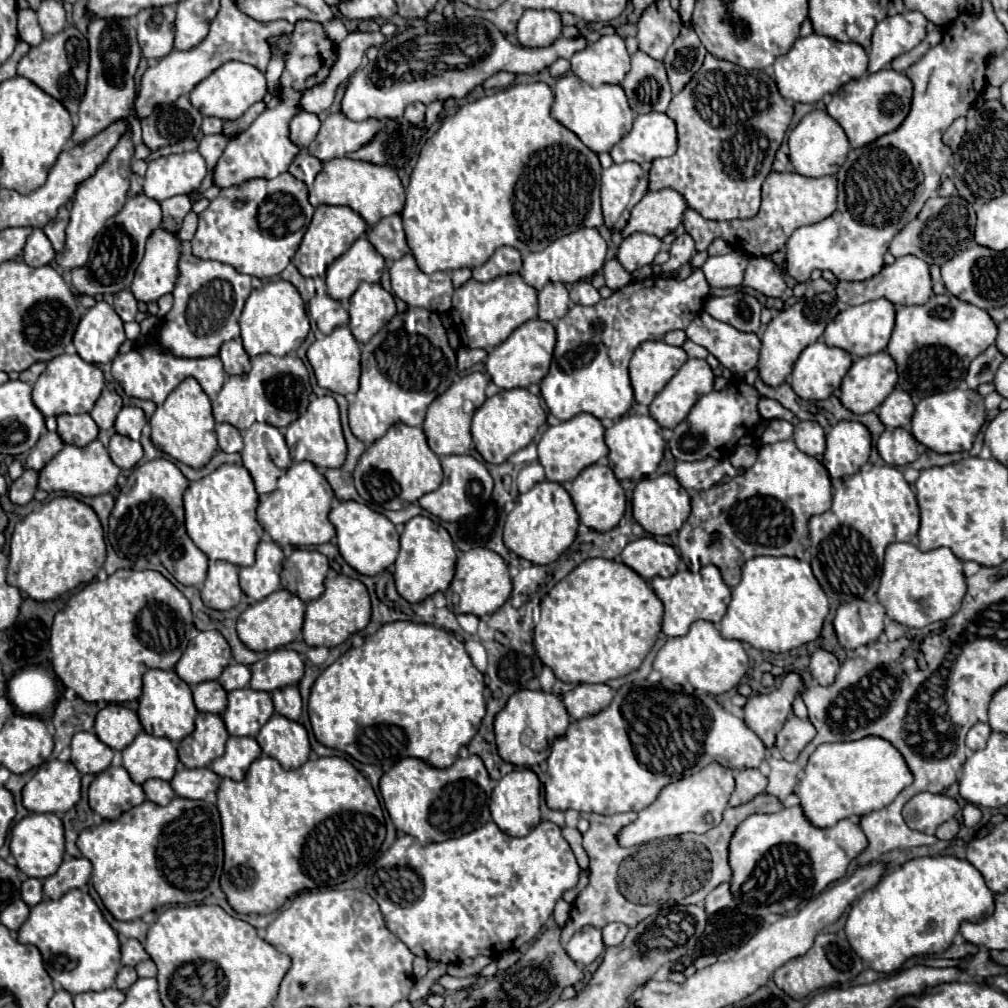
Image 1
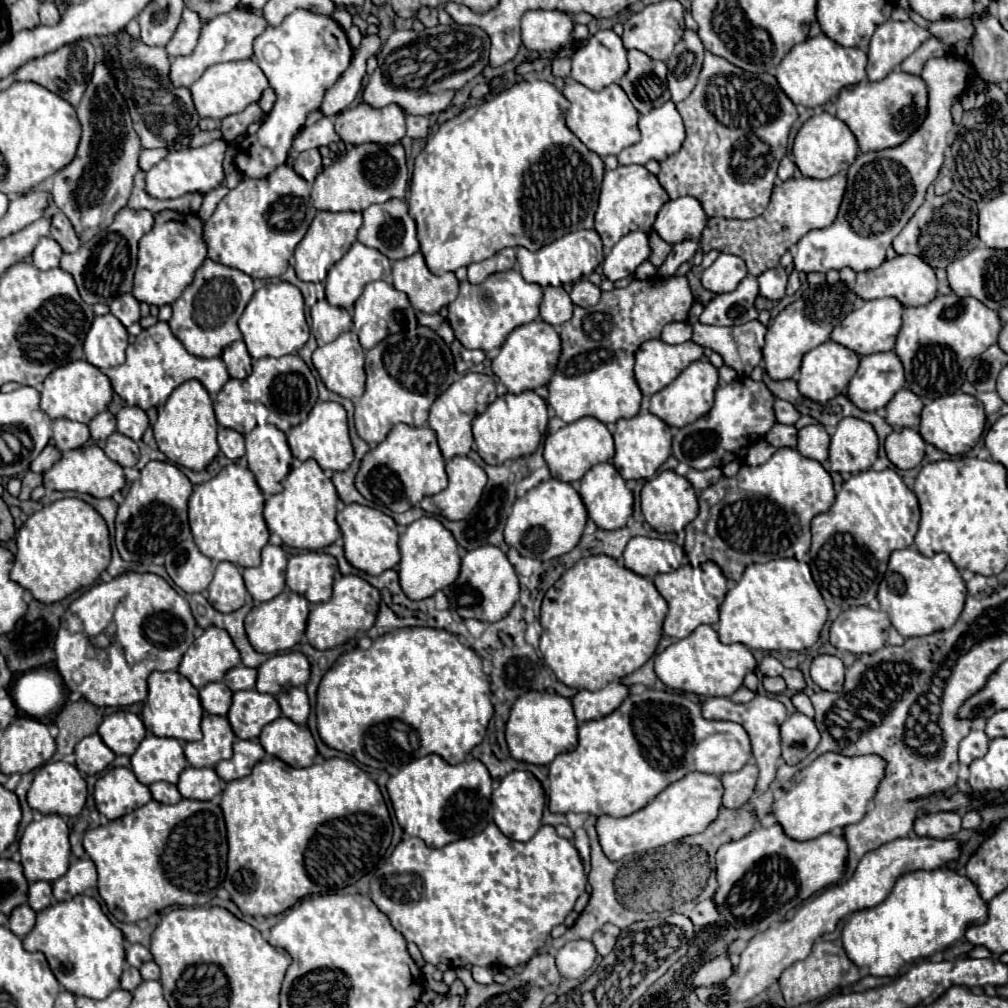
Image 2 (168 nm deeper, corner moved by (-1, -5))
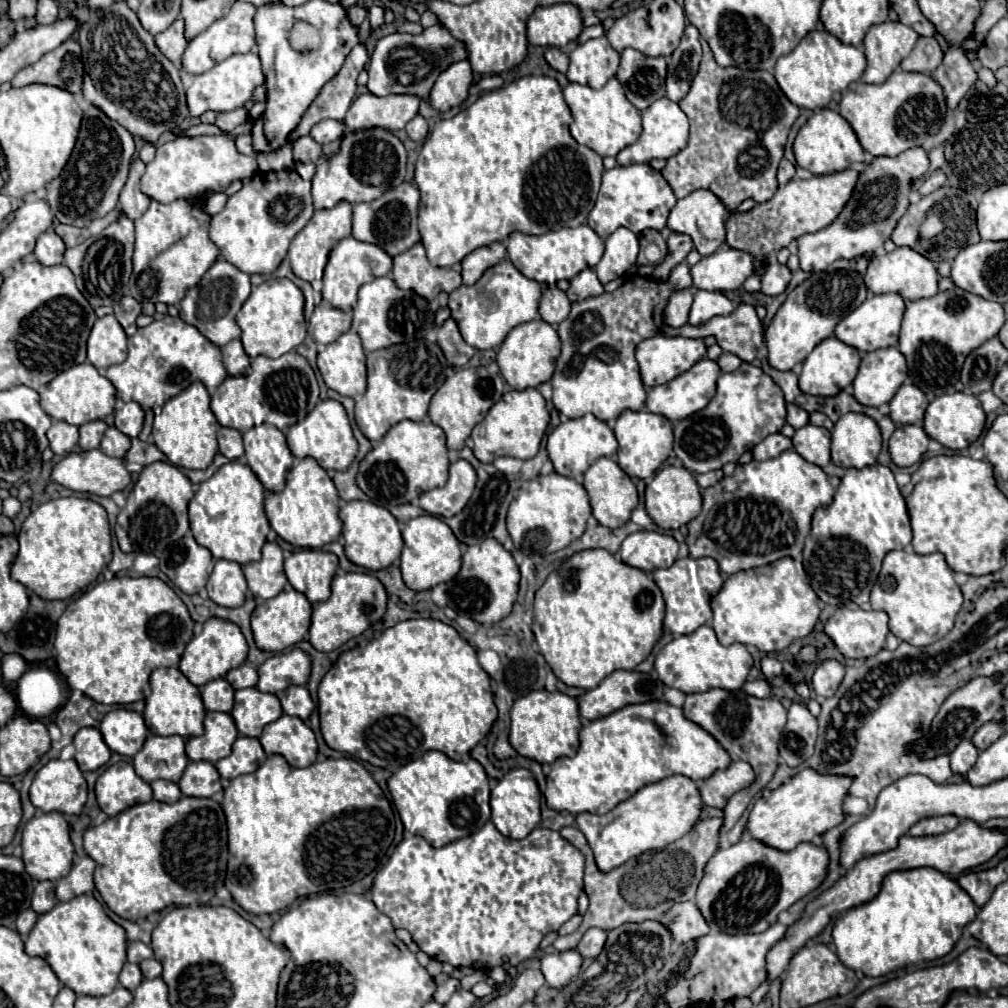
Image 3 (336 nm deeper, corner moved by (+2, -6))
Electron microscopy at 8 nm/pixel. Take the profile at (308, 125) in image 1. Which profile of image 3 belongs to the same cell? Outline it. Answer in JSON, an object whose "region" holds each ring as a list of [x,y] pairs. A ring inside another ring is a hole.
{"region":[[[323,119],[319,121],[313,129],[311,129],[311,137],[319,143],[319,145],[327,145],[333,143],[335,139],[339,139],[345,133],[345,127],[341,121],[333,121],[333,119]]]}

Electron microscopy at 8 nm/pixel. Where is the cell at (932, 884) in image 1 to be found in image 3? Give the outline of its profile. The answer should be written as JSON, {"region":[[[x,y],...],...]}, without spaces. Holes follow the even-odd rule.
{"region":[[[931,867],[893,871],[883,879],[879,895],[843,913],[833,927],[839,959],[867,977],[881,977],[897,967],[933,961],[947,955],[967,923],[977,917],[973,899],[957,881]]]}

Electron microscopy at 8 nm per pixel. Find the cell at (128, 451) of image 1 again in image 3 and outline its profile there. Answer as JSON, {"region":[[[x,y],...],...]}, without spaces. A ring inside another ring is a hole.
{"region":[[[109,427],[103,435],[101,441],[101,451],[109,457],[117,457],[123,459],[127,455],[127,451],[131,449],[131,439],[127,435],[123,435],[121,431],[117,431],[115,427]]]}

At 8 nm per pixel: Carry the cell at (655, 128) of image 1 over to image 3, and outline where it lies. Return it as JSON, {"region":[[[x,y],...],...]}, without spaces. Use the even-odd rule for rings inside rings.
{"region":[[[667,97],[657,99],[651,107],[647,107],[647,111],[641,113],[641,117],[643,117],[643,133],[633,145],[629,145],[629,147],[625,147],[617,153],[617,163],[619,165],[647,163],[651,159],[669,159],[671,155],[675,155],[677,151],[681,151],[687,145],[689,123],[687,123],[687,117],[679,109],[677,103],[669,101]]]}

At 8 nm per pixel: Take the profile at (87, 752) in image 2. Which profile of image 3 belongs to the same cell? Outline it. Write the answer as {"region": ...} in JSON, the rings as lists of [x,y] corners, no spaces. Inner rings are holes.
{"region":[[[85,727],[81,729],[75,739],[73,739],[73,745],[77,749],[75,753],[75,761],[79,765],[79,769],[83,773],[87,771],[95,771],[99,767],[103,767],[109,759],[111,759],[111,751],[109,747],[105,745],[99,729],[95,727]]]}

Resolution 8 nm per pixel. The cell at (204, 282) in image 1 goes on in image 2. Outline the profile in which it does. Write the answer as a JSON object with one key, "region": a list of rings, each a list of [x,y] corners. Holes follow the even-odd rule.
{"region":[[[206,260],[194,276],[194,282],[182,292],[182,296],[172,304],[172,318],[170,328],[182,340],[190,354],[212,358],[220,356],[222,350],[242,338],[238,328],[238,318],[244,312],[246,304],[254,294],[254,282],[248,274],[242,274],[236,268],[224,266],[214,260]]]}

